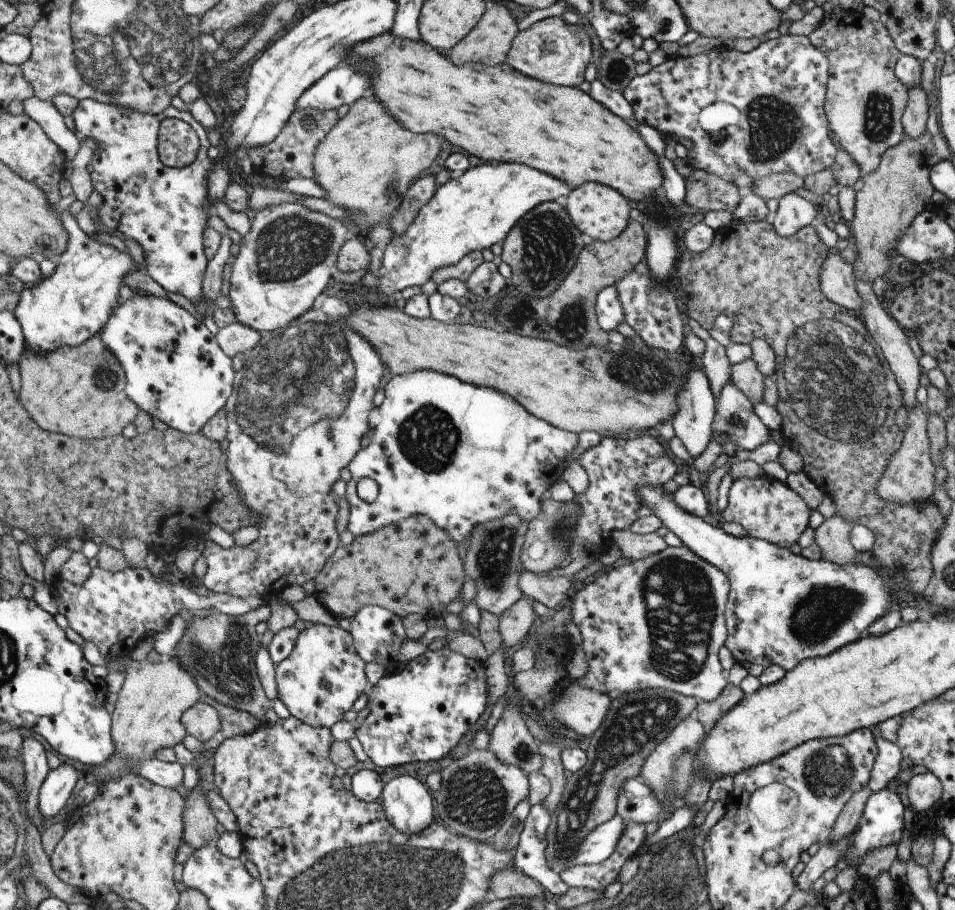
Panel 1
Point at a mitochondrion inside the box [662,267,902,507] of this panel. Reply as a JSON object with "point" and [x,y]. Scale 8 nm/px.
{"point":[733,421]}

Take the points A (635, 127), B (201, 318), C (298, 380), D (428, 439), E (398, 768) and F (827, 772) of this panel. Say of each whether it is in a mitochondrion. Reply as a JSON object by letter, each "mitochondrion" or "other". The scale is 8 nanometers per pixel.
{"A":"other","B":"other","C":"mitochondrion","D":"mitochondrion","E":"other","F":"mitochondrion"}

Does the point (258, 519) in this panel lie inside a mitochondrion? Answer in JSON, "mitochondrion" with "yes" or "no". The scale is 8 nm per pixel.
{"mitochondrion":"no"}

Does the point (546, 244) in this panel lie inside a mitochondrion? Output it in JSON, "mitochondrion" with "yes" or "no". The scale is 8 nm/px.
{"mitochondrion":"yes"}

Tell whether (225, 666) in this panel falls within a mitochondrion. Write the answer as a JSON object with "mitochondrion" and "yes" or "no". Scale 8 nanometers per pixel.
{"mitochondrion":"yes"}

